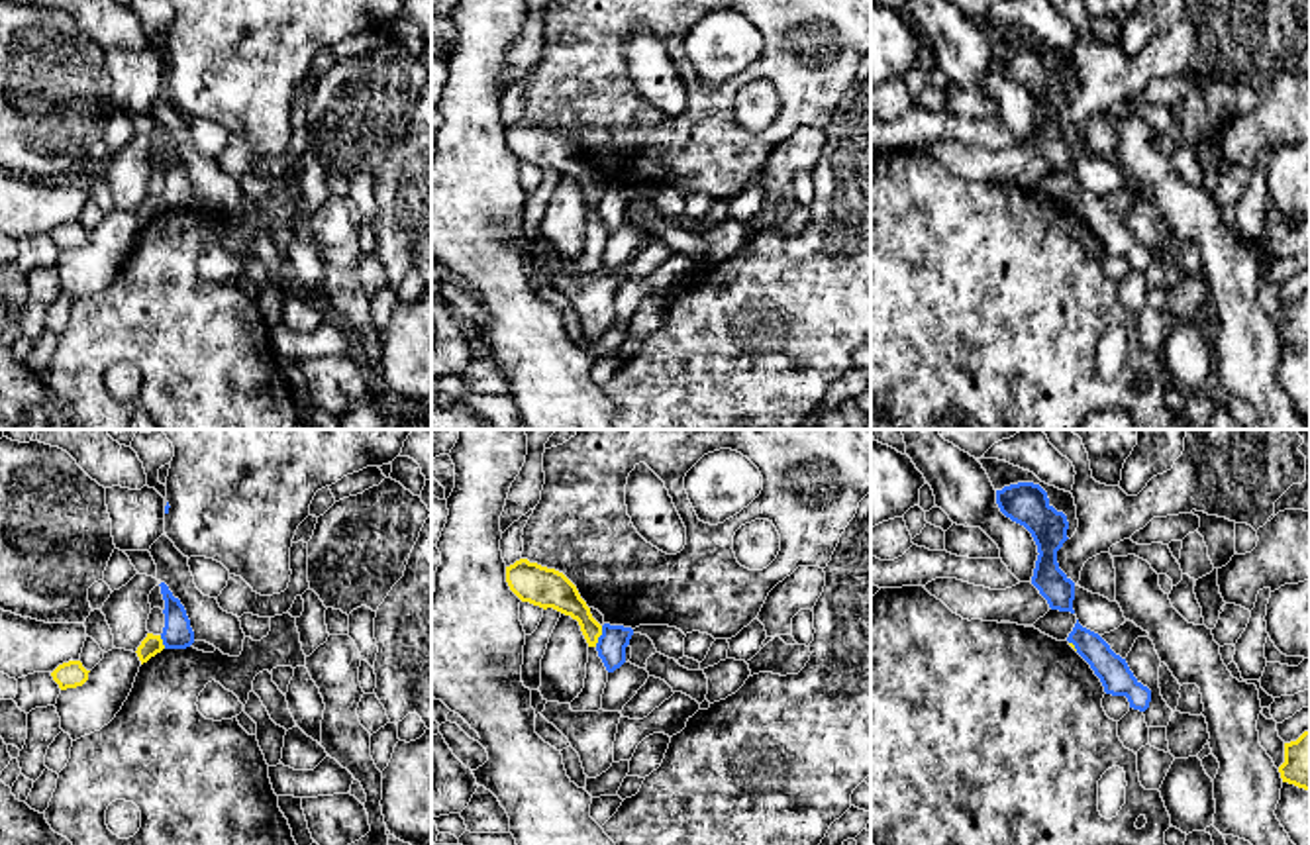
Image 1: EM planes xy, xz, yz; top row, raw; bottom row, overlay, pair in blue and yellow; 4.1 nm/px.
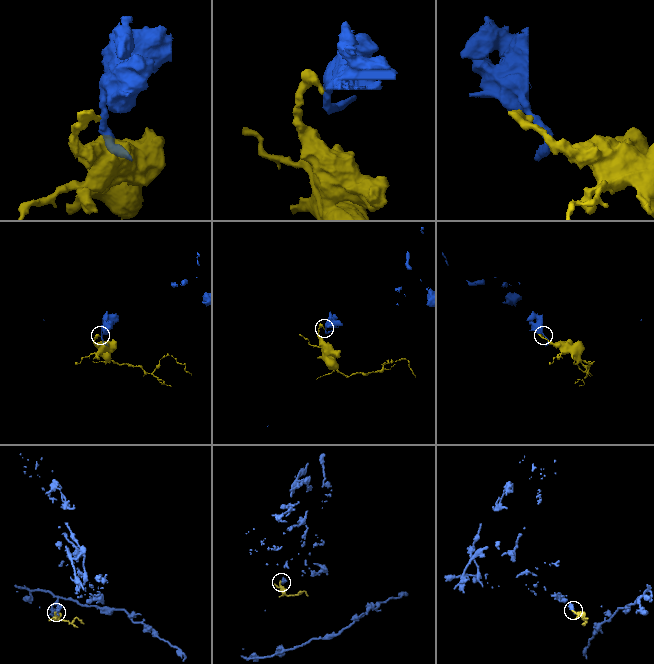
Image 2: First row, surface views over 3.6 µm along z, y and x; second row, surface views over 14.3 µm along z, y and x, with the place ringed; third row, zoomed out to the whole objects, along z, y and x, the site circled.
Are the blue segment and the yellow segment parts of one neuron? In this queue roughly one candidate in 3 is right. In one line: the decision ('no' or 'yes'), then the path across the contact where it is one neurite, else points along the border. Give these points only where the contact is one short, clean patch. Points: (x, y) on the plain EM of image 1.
no | along xz (603, 187), (595, 206)

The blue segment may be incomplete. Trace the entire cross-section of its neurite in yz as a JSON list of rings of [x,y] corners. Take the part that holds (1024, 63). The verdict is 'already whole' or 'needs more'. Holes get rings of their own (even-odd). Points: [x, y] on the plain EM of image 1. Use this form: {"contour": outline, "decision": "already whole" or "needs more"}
{"contour": [[[1018,43],[996,51],[996,65],[1006,78],[1024,86],[1037,106],[1039,116],[1032,145],[1047,161],[1051,171],[1075,174],[1075,143],[1057,124],[1057,112],[1069,100],[1067,76],[1057,73],[1049,65],[1047,53],[1033,43]]], "decision": "already whole"}

